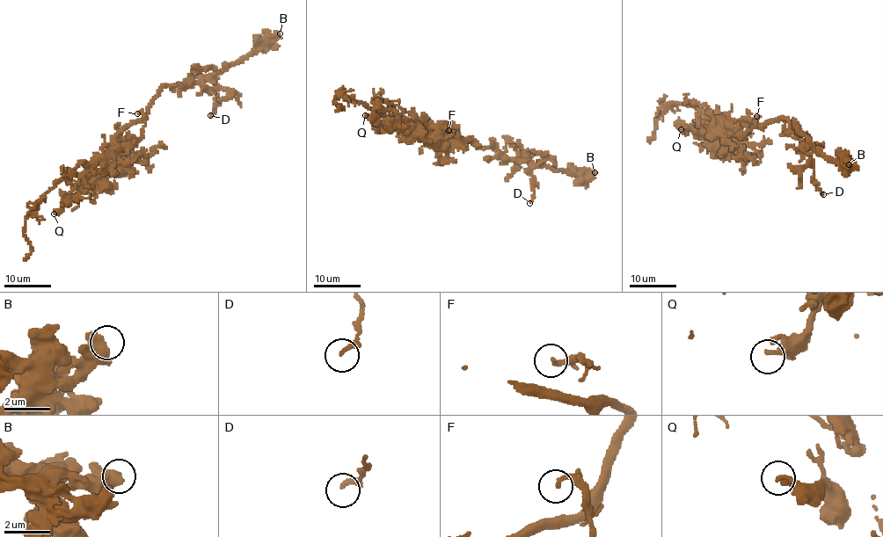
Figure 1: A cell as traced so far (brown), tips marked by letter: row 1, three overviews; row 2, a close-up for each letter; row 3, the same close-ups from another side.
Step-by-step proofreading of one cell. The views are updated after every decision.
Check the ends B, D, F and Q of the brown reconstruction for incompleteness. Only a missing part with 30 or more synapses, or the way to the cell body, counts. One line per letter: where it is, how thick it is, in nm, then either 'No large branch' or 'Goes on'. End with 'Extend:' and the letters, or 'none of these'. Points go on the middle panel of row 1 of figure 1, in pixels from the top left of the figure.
B: Place: (594, 172). Thickness 440 nm. No large branch
D: Place: (529, 203). Thickness 200 nm. No large branch
F: Place: (448, 130). Thickness 160 nm. No large branch
Q: Place: (365, 115). Thickness 240 nm. No large branch
Extend: none of these

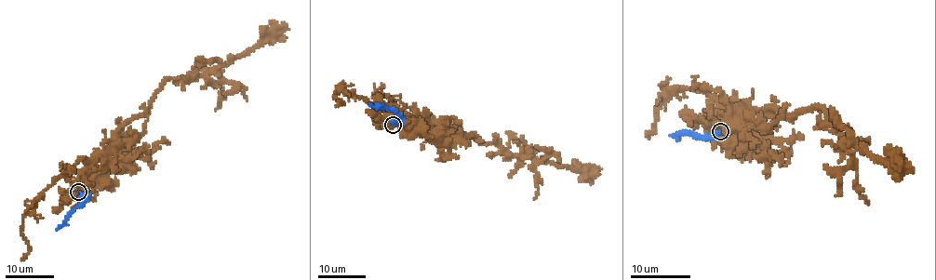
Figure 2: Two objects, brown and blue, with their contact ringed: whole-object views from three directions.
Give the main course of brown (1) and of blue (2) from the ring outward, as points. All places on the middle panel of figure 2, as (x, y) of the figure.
1: (393, 125), (394, 115), (399, 113), (484, 142), (497, 141), (511, 153), (575, 167), (599, 167)
2: (393, 125), (398, 119), (398, 114), (387, 107), (368, 103)

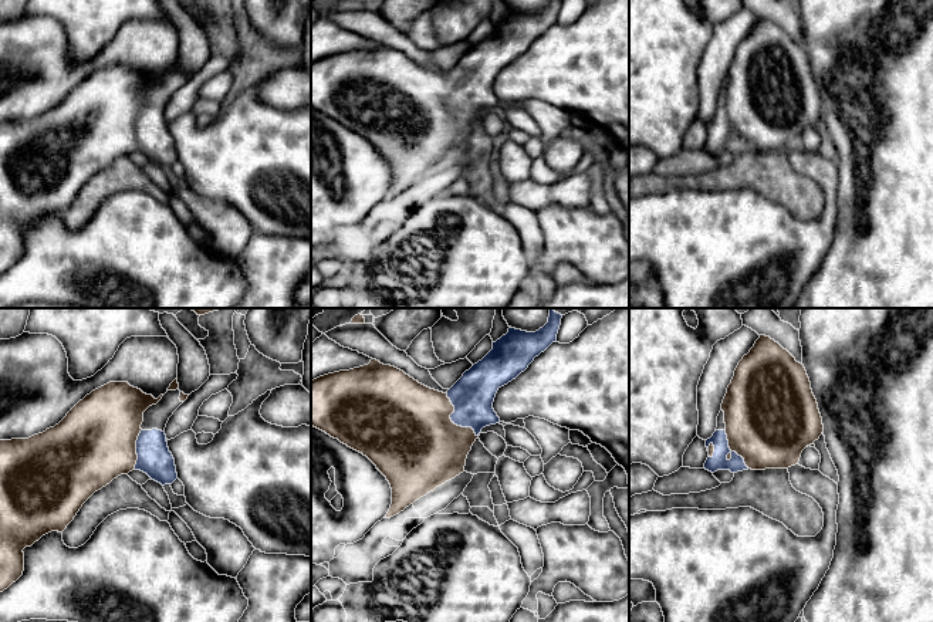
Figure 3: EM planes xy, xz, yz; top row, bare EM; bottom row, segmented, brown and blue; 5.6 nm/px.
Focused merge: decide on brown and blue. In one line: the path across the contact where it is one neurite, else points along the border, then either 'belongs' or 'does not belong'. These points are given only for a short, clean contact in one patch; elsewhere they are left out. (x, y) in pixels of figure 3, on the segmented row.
runs through xz (409, 436), (450, 421), (469, 402), (473, 394); belongs

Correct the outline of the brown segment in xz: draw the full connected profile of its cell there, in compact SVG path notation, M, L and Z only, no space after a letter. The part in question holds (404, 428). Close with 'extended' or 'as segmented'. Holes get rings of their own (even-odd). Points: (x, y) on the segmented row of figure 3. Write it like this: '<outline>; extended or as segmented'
M550 308L548 322L535 332L527 332L527 331L521 331L521 329L515 329L510 327L506 335L503 335L500 339L493 342L493 349L481 361L479 361L469 371L466 371L463 376L446 393L430 389L419 383L409 375L406 375L403 371L395 366L391 366L391 365L383 365L376 359L371 359L368 365L364 365L359 368L354 368L349 371L339 371L339 372L320 376L311 381L311 426L325 432L331 437L338 439L341 443L366 456L376 466L376 469L386 477L392 489L392 504L385 517L391 518L399 514L400 511L403 511L406 507L413 504L420 497L433 491L436 487L444 484L446 481L454 479L456 476L464 471L467 454L471 450L471 446L479 437L479 433L481 432L481 429L490 425L500 423L500 418L493 409L493 402L494 402L497 391L501 386L511 382L513 379L515 379L521 372L524 372L528 368L528 365L534 361L535 356L538 356L552 342L557 341L557 334L561 325L561 318L562 318L561 314Z; extended

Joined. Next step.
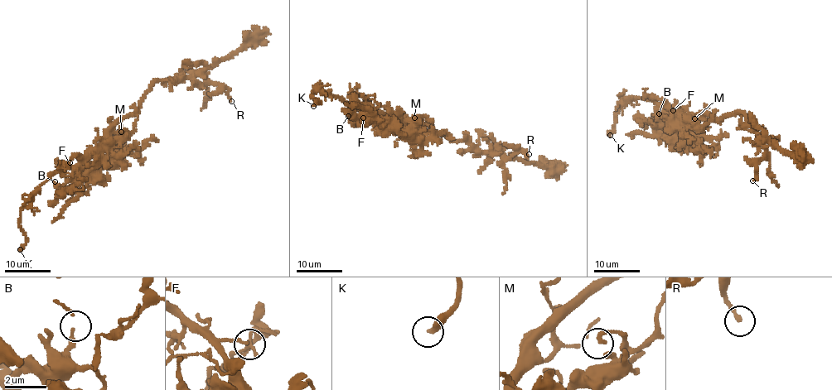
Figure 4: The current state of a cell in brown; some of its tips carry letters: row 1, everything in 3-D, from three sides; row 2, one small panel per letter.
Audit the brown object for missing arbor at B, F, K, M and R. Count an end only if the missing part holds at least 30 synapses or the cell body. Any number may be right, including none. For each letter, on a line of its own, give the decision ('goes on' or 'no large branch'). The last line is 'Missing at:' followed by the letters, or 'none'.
B: no large branch
F: no large branch
K: goes on
M: no large branch
R: no large branch
Missing at: K

